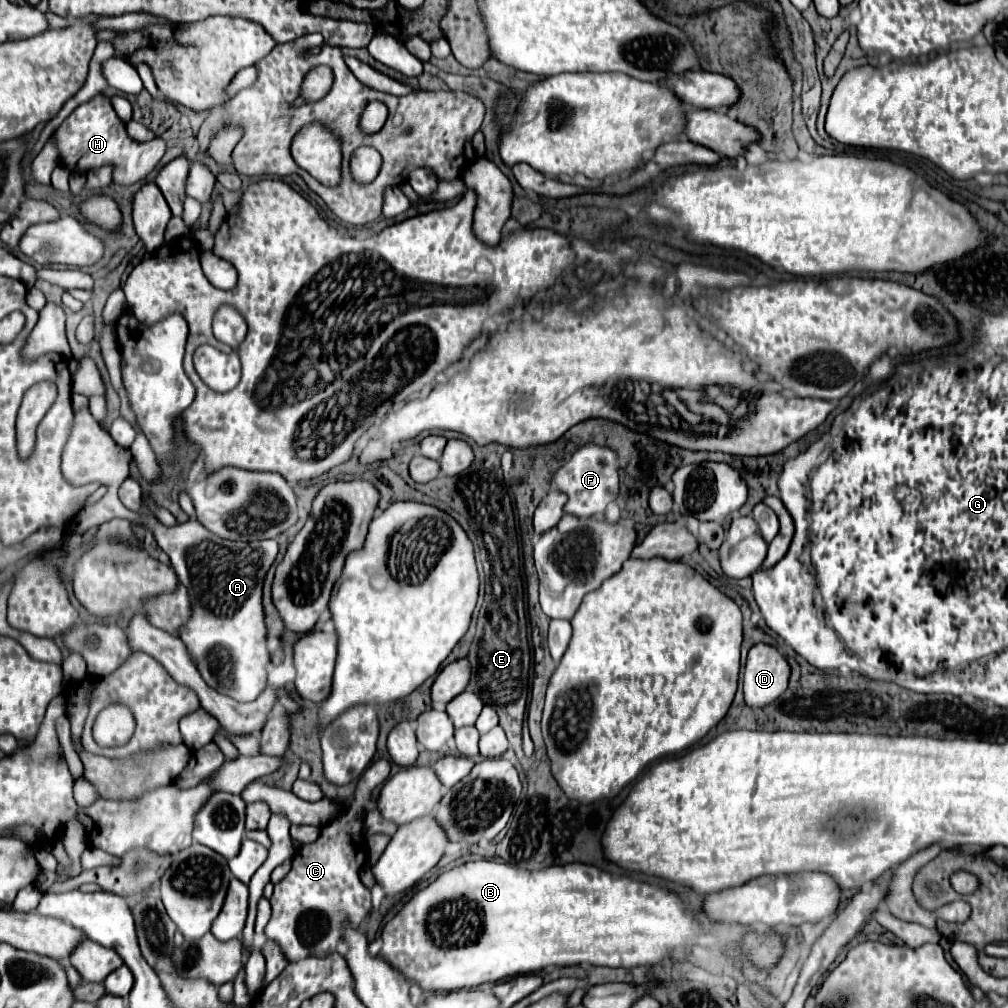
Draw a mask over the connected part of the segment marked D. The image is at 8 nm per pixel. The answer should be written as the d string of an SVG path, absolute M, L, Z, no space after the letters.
M758 643L748 651L744 667L744 701L748 707L768 707L788 689L790 665L770 645Z

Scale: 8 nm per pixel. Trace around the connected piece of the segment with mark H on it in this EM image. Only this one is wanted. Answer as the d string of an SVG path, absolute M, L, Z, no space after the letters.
M98 95L88 103L76 107L64 123L52 135L58 151L60 151L60 165L70 169L72 173L88 173L98 167L112 167L112 183L130 187L148 177L148 173L158 165L158 161L166 153L166 141L160 137L152 141L134 141L126 133L126 125L116 115L110 99L106 95Z

